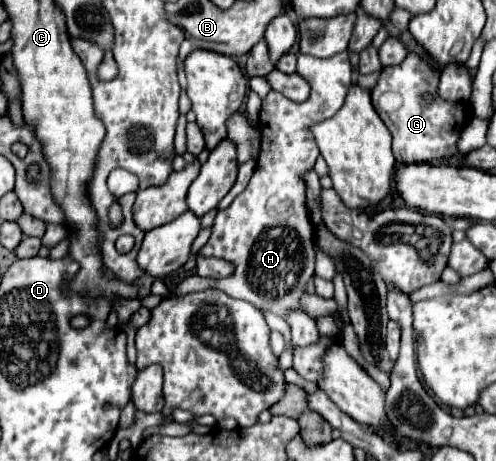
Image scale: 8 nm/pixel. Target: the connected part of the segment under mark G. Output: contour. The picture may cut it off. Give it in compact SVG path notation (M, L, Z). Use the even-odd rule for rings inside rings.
M409 53L403 63L385 67L379 83L373 87L375 111L387 125L393 125L393 155L399 163L447 161L459 153L457 135L461 135L461 127L469 123L473 111L469 103L447 101L439 97L439 77L441 71L429 59ZM425 95L431 95L431 101L425 101Z

